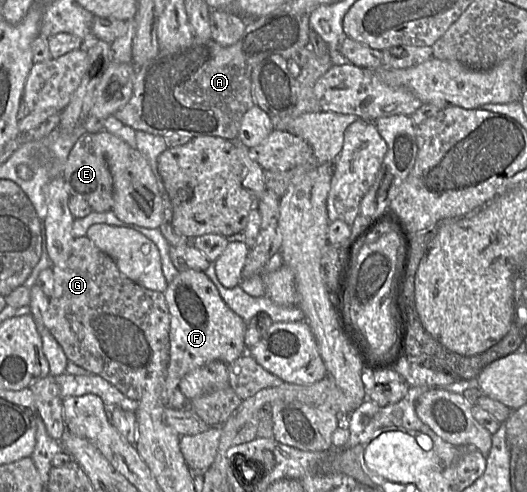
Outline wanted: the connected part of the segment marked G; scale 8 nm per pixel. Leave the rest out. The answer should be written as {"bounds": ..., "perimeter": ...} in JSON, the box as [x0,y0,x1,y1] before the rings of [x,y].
{"bounds":[43,236,170,403],"perimeter":[[[86,236],[74,238],[68,260],[64,265],[52,265],[51,269],[54,275],[54,291],[53,295],[49,298],[48,310],[43,316],[45,327],[63,349],[69,363],[77,365],[87,370],[89,373],[107,380],[125,395],[127,401],[130,401],[130,403],[137,403],[153,372],[165,373],[165,379],[167,376],[170,352],[170,316],[164,292],[149,290],[128,279],[119,271],[114,260],[97,248]]]}

